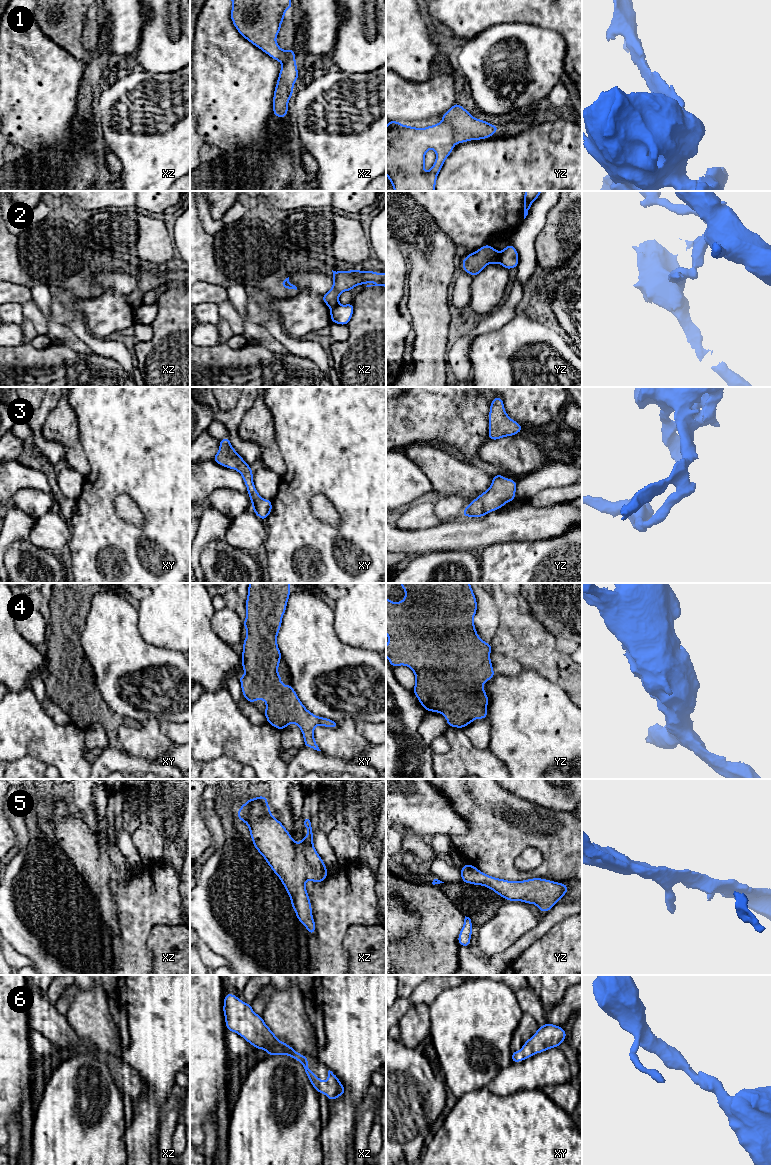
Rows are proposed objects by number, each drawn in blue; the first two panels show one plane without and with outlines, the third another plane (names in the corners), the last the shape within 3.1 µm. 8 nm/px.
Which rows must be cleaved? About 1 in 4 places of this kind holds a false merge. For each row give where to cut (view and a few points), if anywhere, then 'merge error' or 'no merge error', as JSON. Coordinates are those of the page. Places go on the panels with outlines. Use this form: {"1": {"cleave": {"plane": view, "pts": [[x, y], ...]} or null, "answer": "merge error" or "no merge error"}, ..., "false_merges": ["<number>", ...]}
{"1": {"cleave": {"plane": "yz", "pts": [[442, 120], [451, 125], [454, 144]]}, "answer": "merge error"}, "2": {"cleave": {"plane": "yz", "pts": [[501, 253], [499, 262]]}, "answer": "merge error"}, "3": {"cleave": null, "answer": "no merge error"}, "4": {"cleave": null, "answer": "no merge error"}, "5": {"cleave": null, "answer": "no merge error"}, "6": {"cleave": null, "answer": "no merge error"}, "false_merges": ["1", "2"]}

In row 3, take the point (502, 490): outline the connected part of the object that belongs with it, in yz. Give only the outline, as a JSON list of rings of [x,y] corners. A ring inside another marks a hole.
[[[500,474],[494,475],[490,487],[466,506],[462,516],[483,517],[502,508],[506,503],[516,499],[516,487],[516,481]]]

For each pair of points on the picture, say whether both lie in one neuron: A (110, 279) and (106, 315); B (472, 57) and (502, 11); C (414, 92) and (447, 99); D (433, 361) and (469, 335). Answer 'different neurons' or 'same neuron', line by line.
A: same neuron
B: different neurons
C: same neuron
D: different neurons

